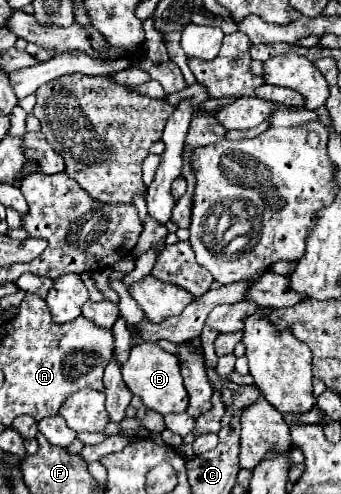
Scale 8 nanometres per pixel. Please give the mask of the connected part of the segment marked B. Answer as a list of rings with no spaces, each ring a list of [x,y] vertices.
[[[142,342],[142,344],[132,346],[130,358],[126,360],[126,364],[122,364],[122,376],[124,376],[124,382],[130,388],[130,392],[138,394],[146,408],[152,408],[152,410],[160,412],[162,416],[168,412],[186,412],[188,394],[182,384],[178,358],[174,354],[162,350],[158,344]]]

